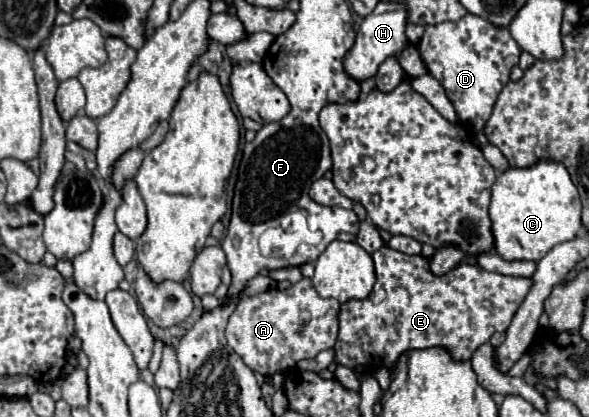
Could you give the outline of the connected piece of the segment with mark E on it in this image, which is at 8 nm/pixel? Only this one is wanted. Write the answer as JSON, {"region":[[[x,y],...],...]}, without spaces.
{"region":[[[388,246],[372,254],[376,264],[373,292],[386,290],[386,298],[374,304],[370,296],[362,302],[346,302],[338,314],[340,330],[334,344],[336,358],[328,370],[346,366],[350,370],[362,366],[364,374],[374,374],[380,368],[394,370],[404,352],[424,348],[444,348],[452,360],[470,360],[474,350],[490,340],[494,332],[504,332],[518,306],[534,284],[532,278],[504,276],[488,272],[472,264],[458,264],[450,272],[436,276],[430,270],[430,260],[422,254],[410,256]]]}

